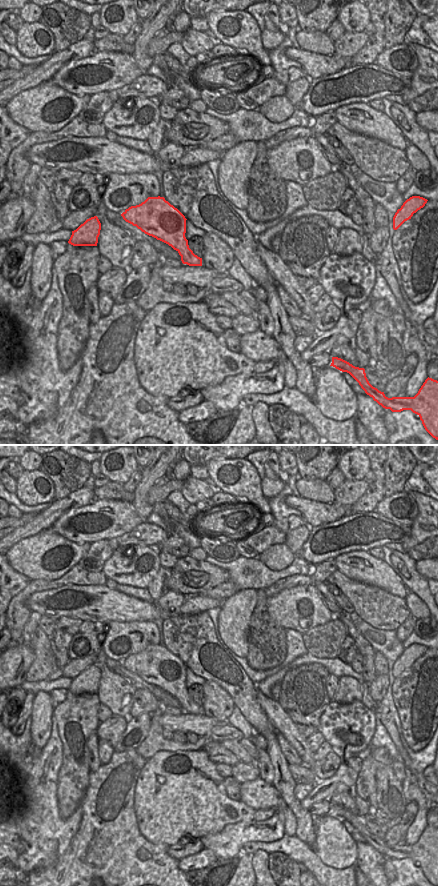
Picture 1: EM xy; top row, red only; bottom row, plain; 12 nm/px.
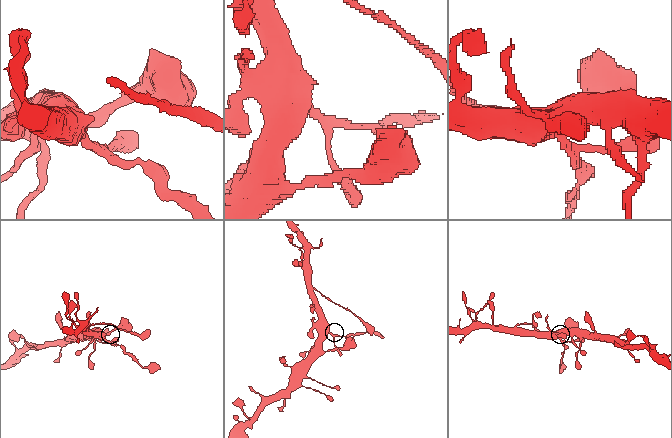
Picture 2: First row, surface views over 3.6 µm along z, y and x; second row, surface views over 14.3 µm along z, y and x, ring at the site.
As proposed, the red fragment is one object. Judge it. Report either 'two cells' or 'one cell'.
two cells

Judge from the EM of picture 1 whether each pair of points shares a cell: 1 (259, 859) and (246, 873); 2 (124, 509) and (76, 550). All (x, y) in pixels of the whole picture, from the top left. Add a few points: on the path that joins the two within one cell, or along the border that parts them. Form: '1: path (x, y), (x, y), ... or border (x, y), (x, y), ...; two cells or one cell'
1: border (250, 860), (253, 872), (256, 875); two cells
2: border (63, 536), (79, 544), (90, 543); two cells

